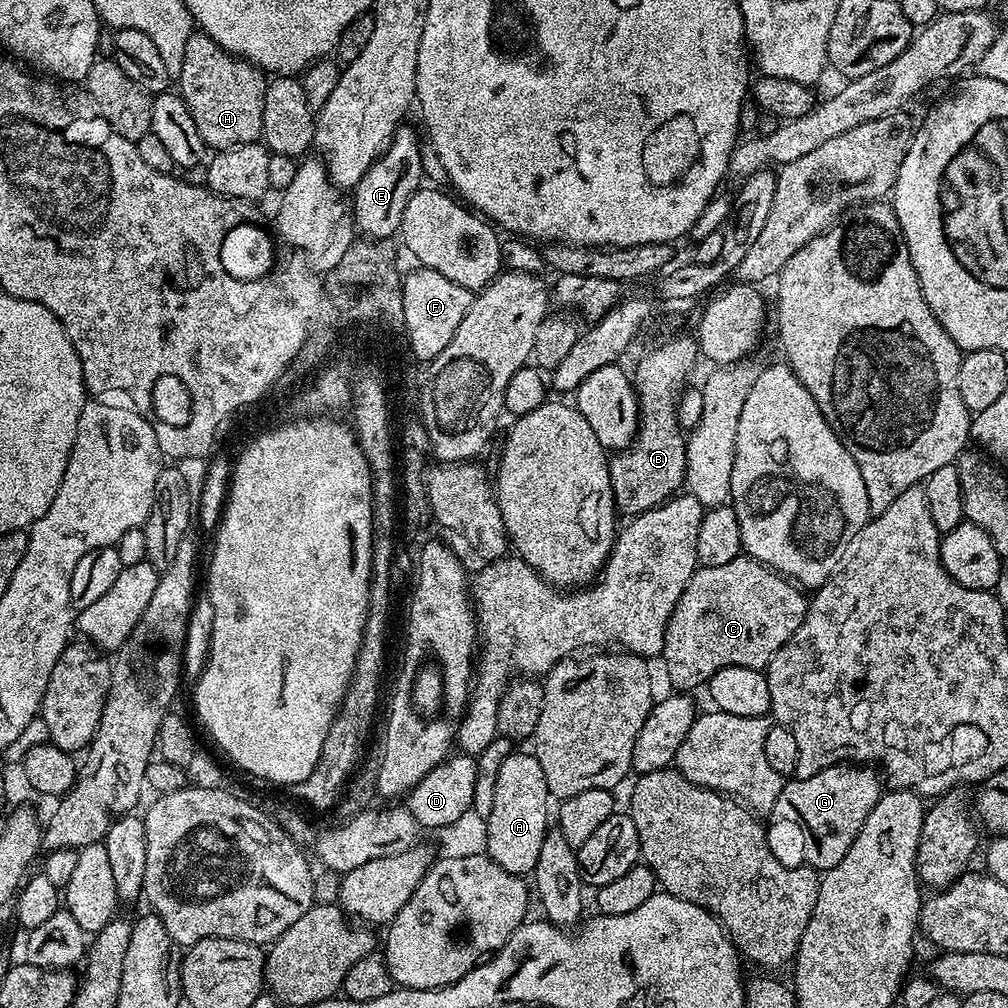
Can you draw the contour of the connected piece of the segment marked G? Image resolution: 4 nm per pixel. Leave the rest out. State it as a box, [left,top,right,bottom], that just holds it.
[770,762,882,870]

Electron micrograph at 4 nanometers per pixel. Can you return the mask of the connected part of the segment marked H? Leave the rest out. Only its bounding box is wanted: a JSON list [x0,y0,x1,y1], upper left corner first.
[178,31,269,149]

